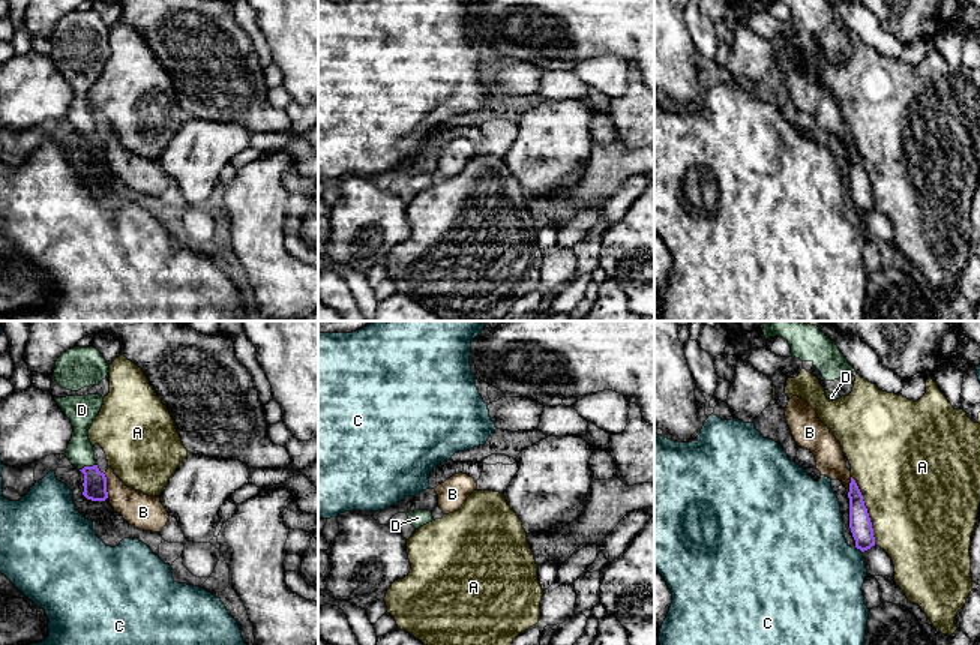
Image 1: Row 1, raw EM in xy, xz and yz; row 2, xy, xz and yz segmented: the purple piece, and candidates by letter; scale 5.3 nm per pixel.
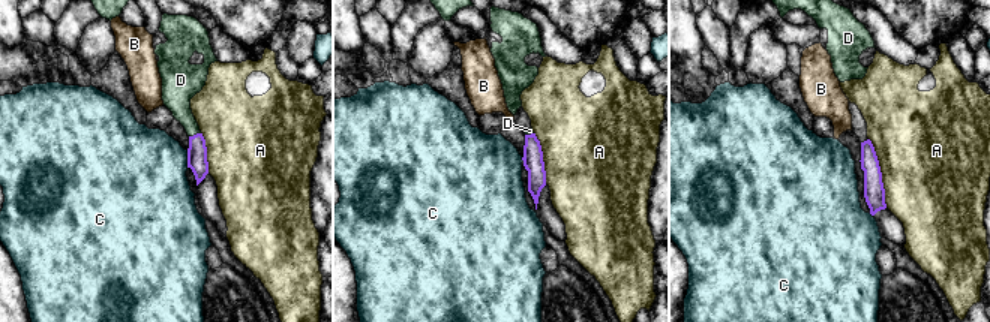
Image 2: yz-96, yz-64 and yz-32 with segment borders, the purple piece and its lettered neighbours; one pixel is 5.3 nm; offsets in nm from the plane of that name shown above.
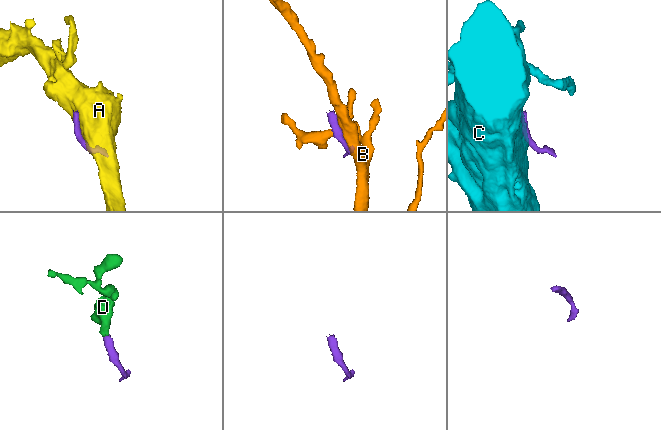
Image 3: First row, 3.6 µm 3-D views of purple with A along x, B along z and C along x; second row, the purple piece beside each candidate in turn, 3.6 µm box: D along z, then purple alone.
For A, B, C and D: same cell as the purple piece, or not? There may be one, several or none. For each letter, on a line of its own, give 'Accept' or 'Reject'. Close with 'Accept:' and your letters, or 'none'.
A: Reject
B: Reject
C: Reject
D: Accept
Accept: D

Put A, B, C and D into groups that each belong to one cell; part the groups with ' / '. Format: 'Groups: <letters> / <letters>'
Groups: A / B / C / D

